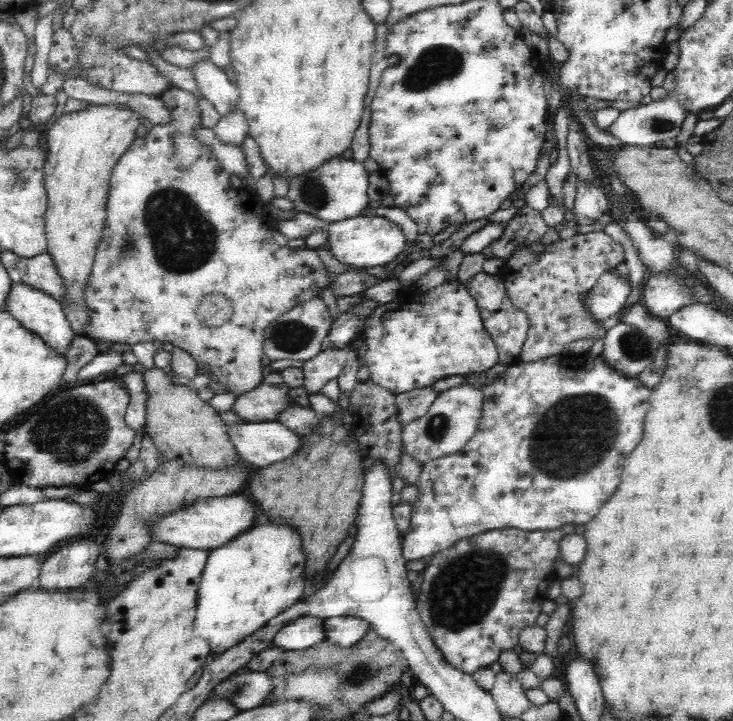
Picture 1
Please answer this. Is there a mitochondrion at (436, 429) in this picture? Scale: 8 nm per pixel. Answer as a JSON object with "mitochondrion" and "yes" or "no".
{"mitochondrion":"yes"}

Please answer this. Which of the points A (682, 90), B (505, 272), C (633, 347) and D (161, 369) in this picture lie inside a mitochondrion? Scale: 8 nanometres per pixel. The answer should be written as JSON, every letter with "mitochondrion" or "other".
{"A":"other","B":"other","C":"mitochondrion","D":"other"}

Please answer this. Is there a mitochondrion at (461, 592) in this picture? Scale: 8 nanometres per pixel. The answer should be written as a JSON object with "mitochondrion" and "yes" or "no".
{"mitochondrion":"yes"}

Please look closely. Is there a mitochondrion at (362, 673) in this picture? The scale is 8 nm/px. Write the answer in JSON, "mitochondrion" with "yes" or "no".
{"mitochondrion":"yes"}

